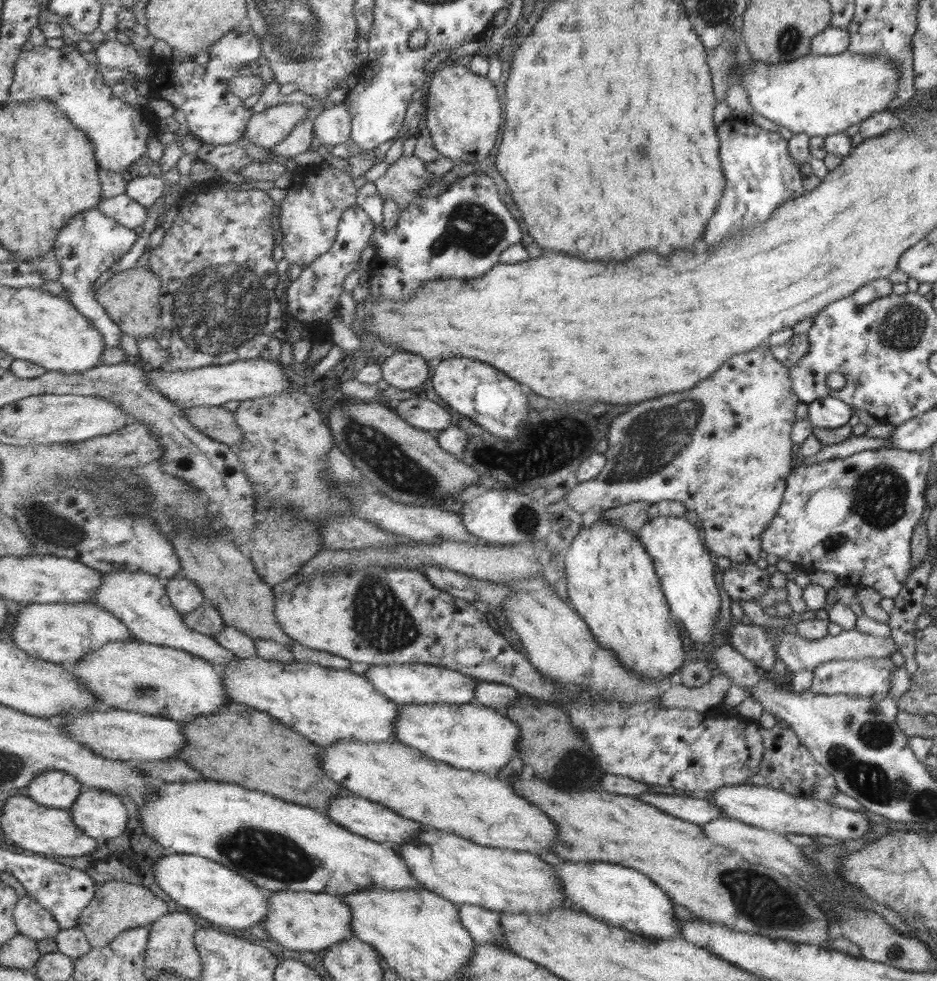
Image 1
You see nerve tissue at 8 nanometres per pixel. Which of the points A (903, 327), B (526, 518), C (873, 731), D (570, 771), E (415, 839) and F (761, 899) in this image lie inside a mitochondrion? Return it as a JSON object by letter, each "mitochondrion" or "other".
{"A":"mitochondrion","B":"mitochondrion","C":"mitochondrion","D":"mitochondrion","E":"other","F":"mitochondrion"}

